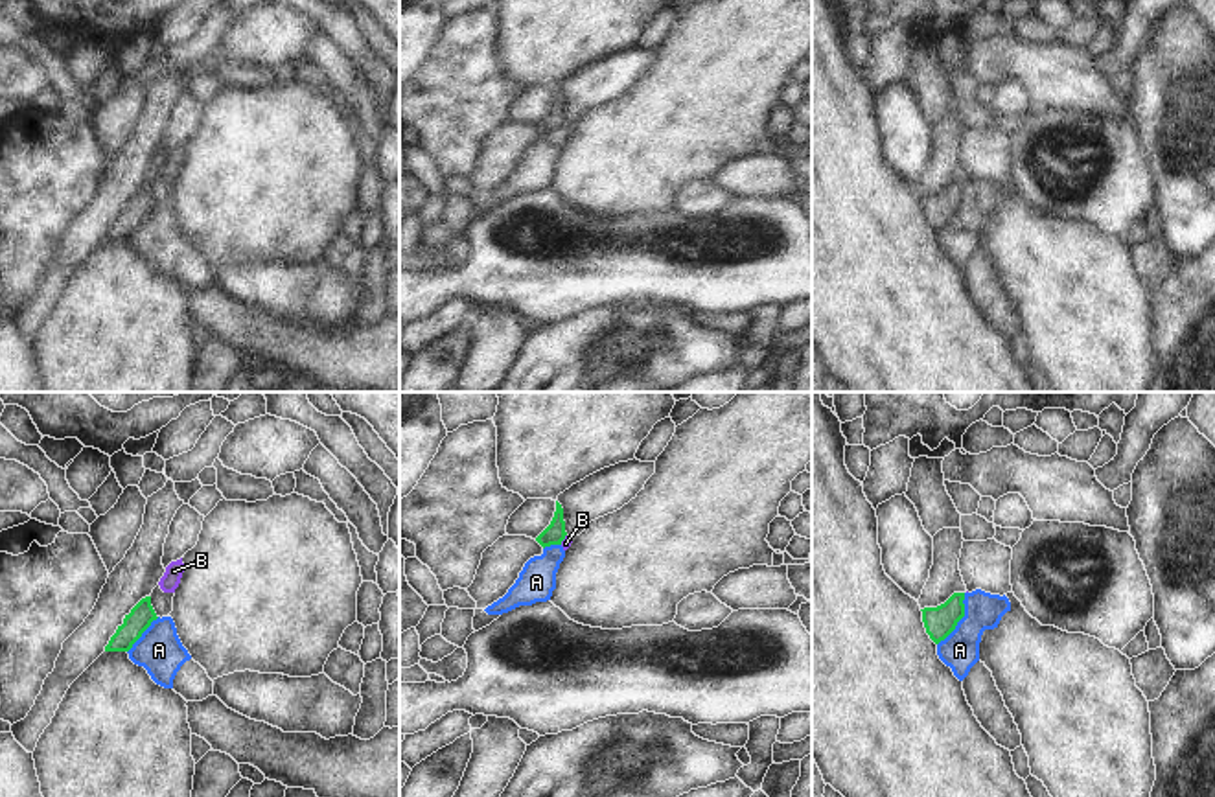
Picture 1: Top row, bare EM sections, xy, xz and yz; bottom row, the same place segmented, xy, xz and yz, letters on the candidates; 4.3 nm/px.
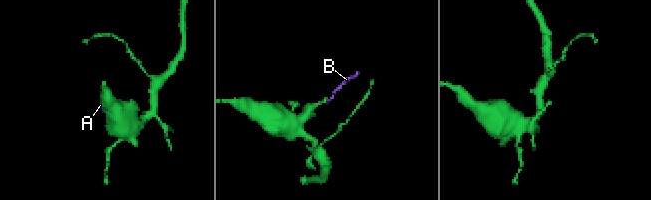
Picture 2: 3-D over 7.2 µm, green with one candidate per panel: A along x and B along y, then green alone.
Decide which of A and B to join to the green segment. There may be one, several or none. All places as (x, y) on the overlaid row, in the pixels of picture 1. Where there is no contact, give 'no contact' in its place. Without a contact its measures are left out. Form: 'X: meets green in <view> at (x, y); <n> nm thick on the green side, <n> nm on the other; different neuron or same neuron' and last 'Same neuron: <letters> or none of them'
A: meets green in yz at (961, 617); 140 nm thick on the green side, 170 nm on the other; different neuron
B: meets green in xz at (564, 538); 90 nm thick on the green side, 50 nm on the other; different neuron
Same neuron: none of them

